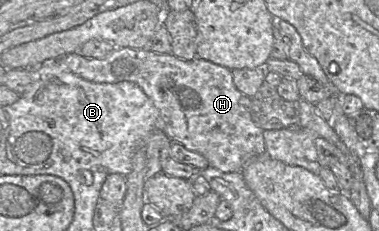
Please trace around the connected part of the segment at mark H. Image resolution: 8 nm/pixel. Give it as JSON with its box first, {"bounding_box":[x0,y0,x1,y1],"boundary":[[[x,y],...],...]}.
{"bounding_box":[55,47,265,172],"boundary":[[[128,47],[116,48],[103,59],[87,58],[79,53],[71,53],[55,60],[73,74],[90,82],[129,81],[137,84],[159,110],[164,121],[164,132],[172,142],[178,142],[186,149],[203,155],[209,166],[222,172],[241,172],[249,162],[265,155],[264,130],[259,128],[251,118],[251,98],[236,88],[231,70],[224,66],[198,57],[193,60],[183,60],[172,53],[159,54],[147,48]]]}

